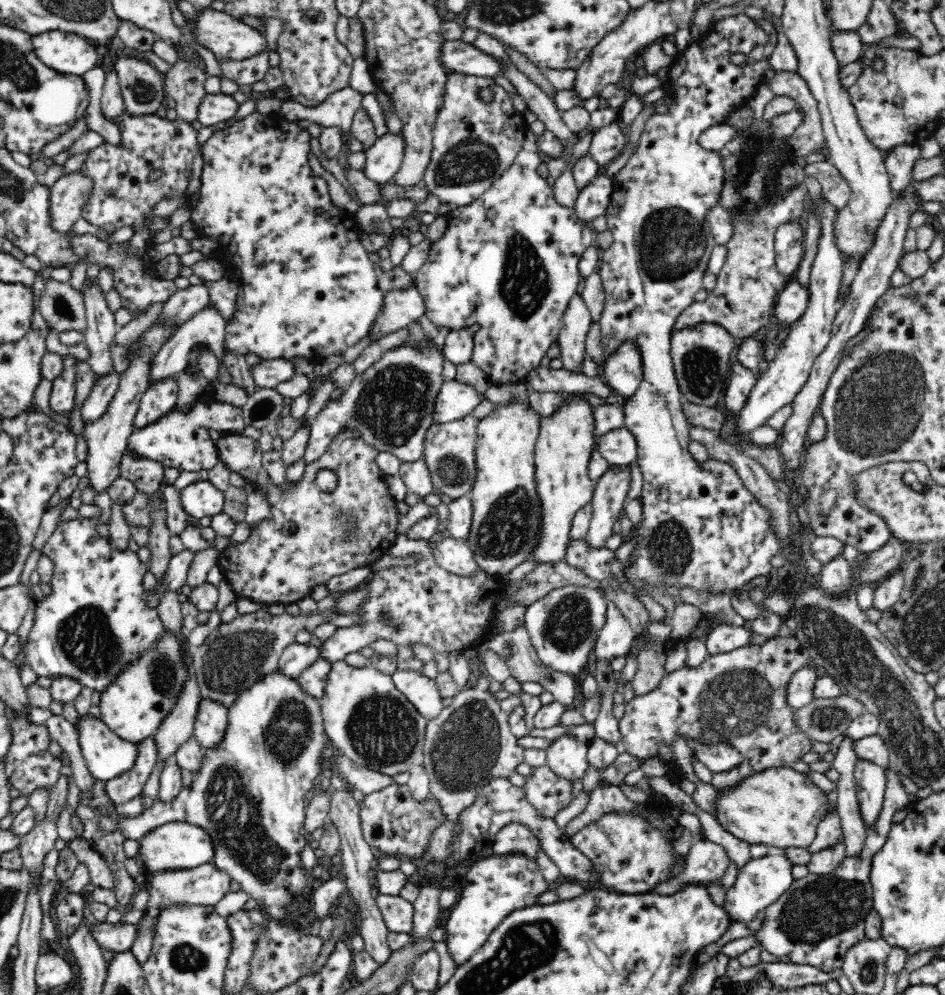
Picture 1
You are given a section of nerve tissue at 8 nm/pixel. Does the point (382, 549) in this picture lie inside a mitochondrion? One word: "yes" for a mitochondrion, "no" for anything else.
no

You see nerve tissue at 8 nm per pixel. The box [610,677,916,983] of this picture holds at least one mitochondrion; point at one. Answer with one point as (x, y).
(828, 906)

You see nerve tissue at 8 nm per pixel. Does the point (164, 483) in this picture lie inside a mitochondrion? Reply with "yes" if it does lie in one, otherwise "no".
no

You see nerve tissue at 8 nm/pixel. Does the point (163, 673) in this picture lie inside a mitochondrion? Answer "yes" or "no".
yes

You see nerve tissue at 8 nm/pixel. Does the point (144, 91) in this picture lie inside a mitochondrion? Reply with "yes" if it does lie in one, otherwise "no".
yes

